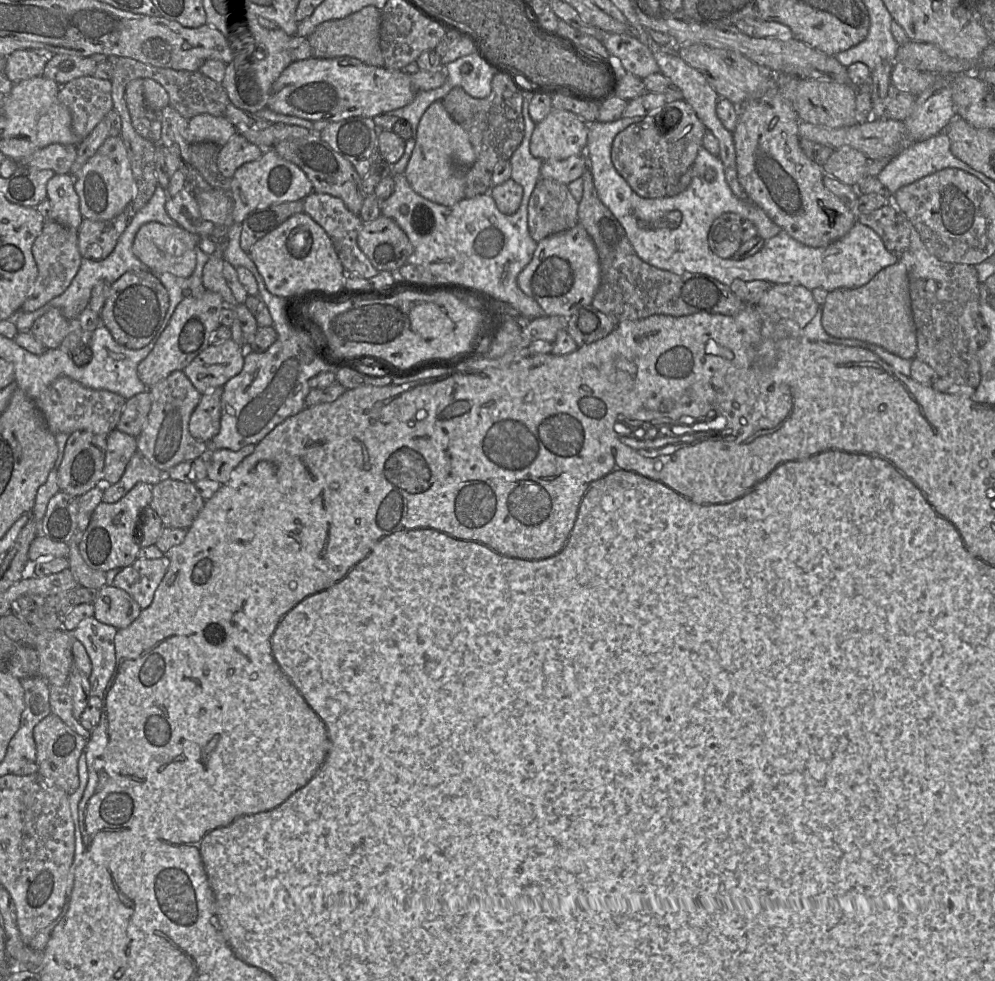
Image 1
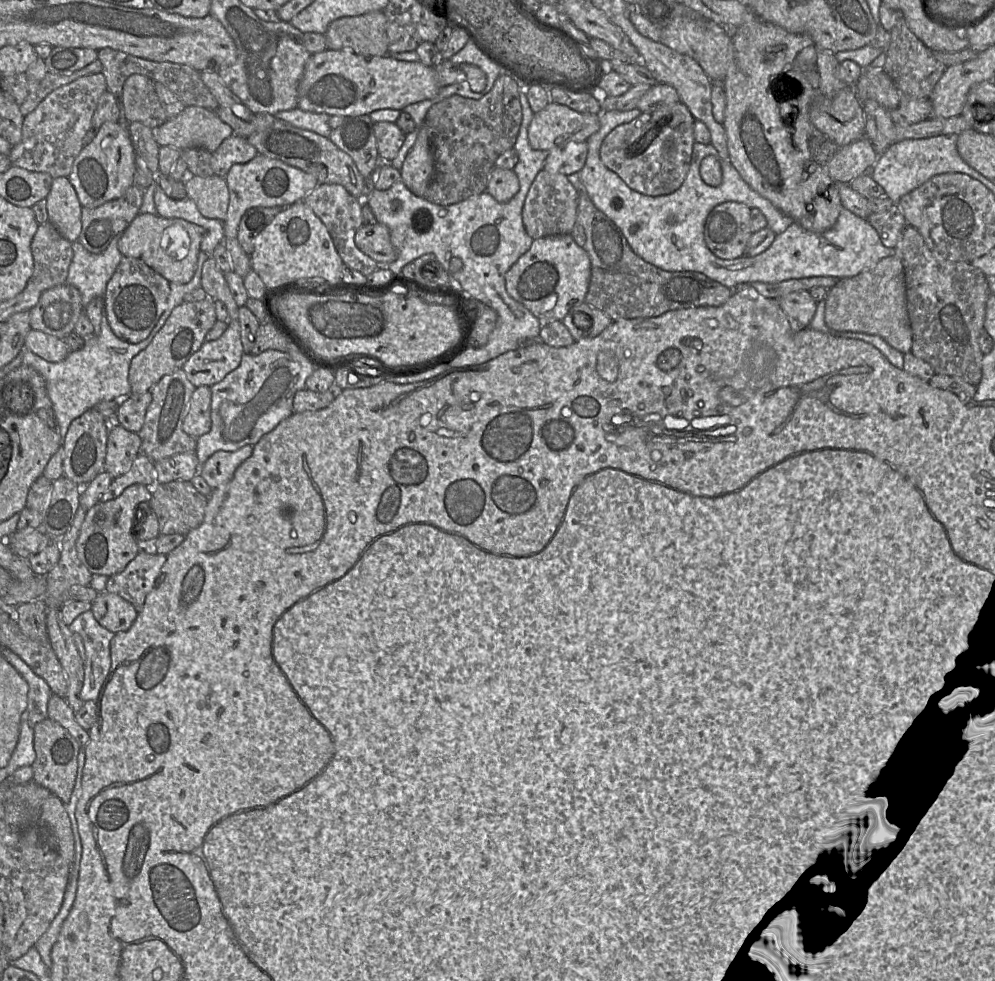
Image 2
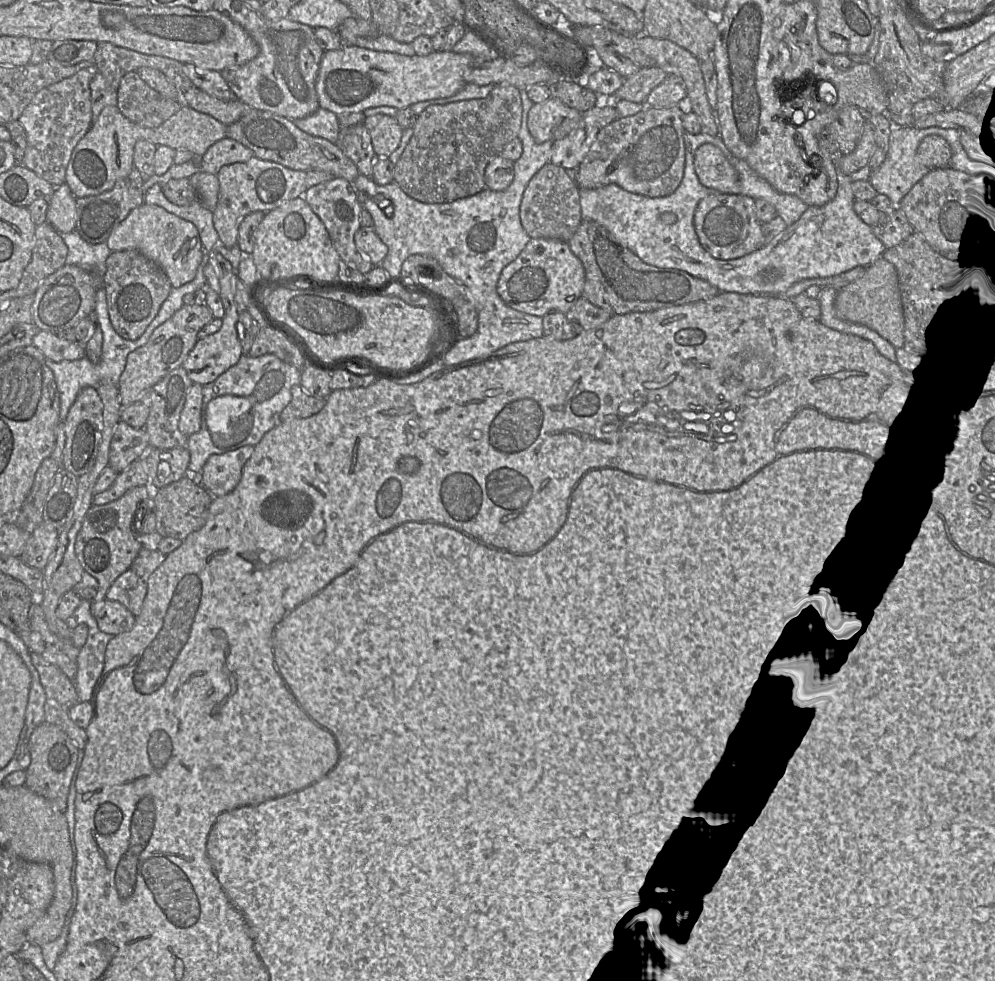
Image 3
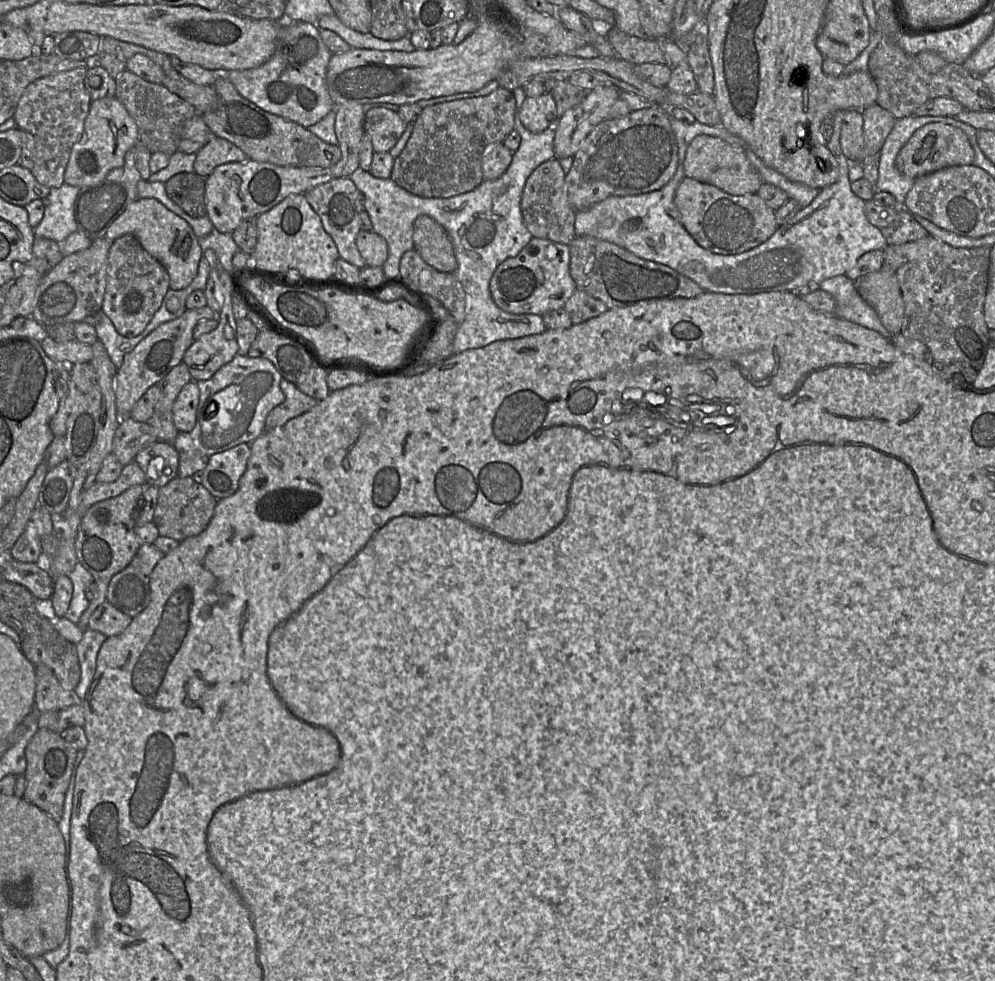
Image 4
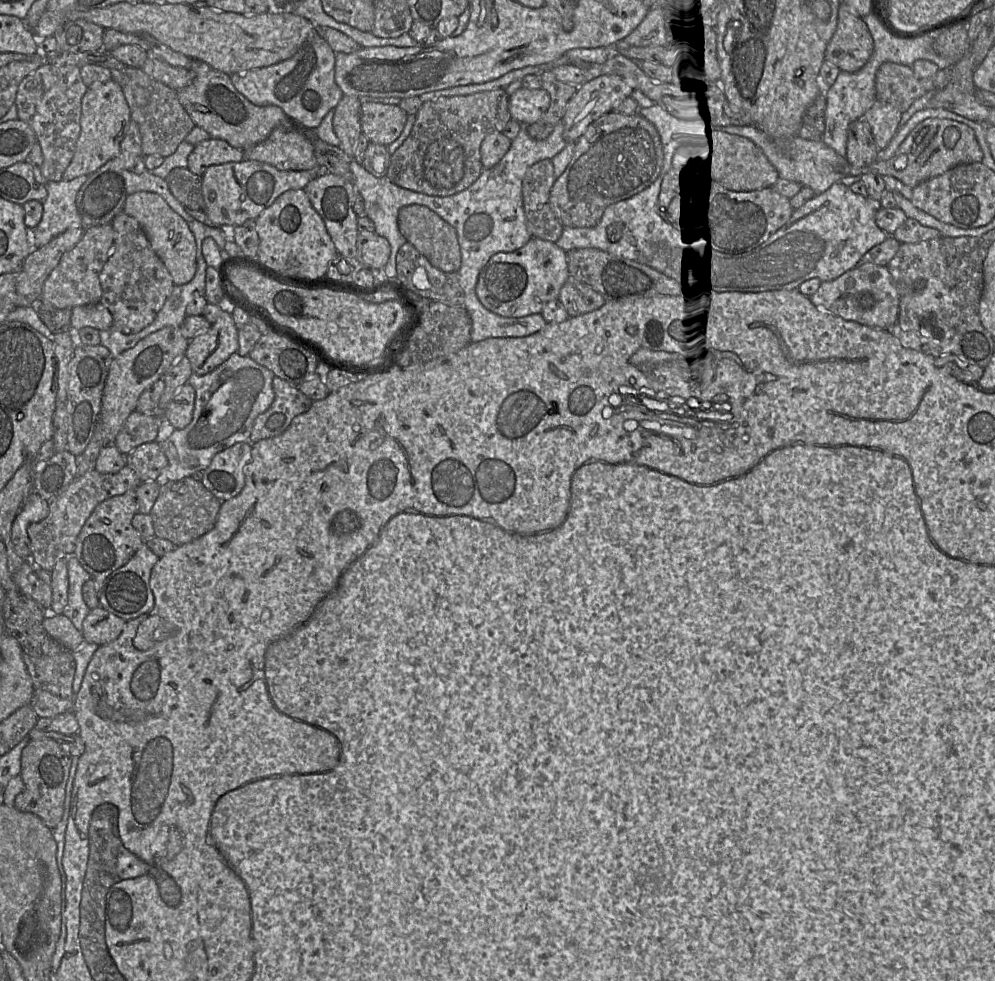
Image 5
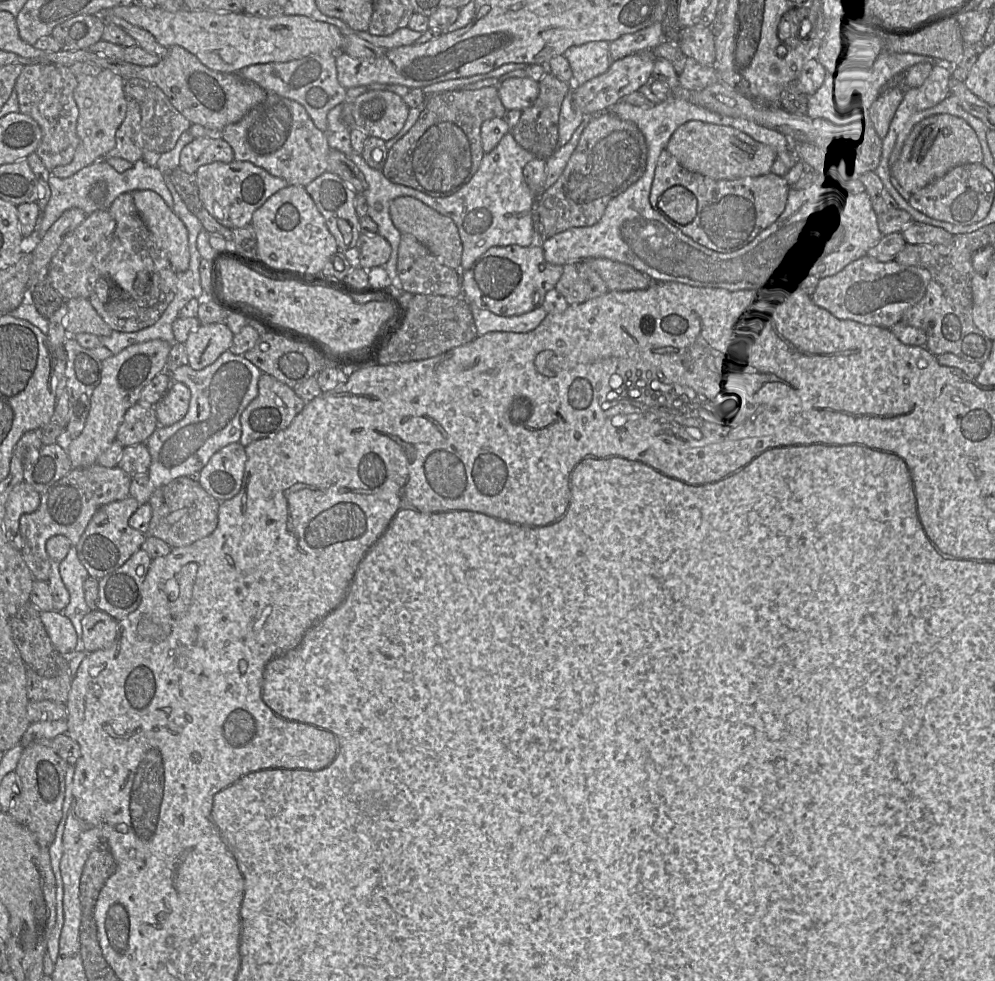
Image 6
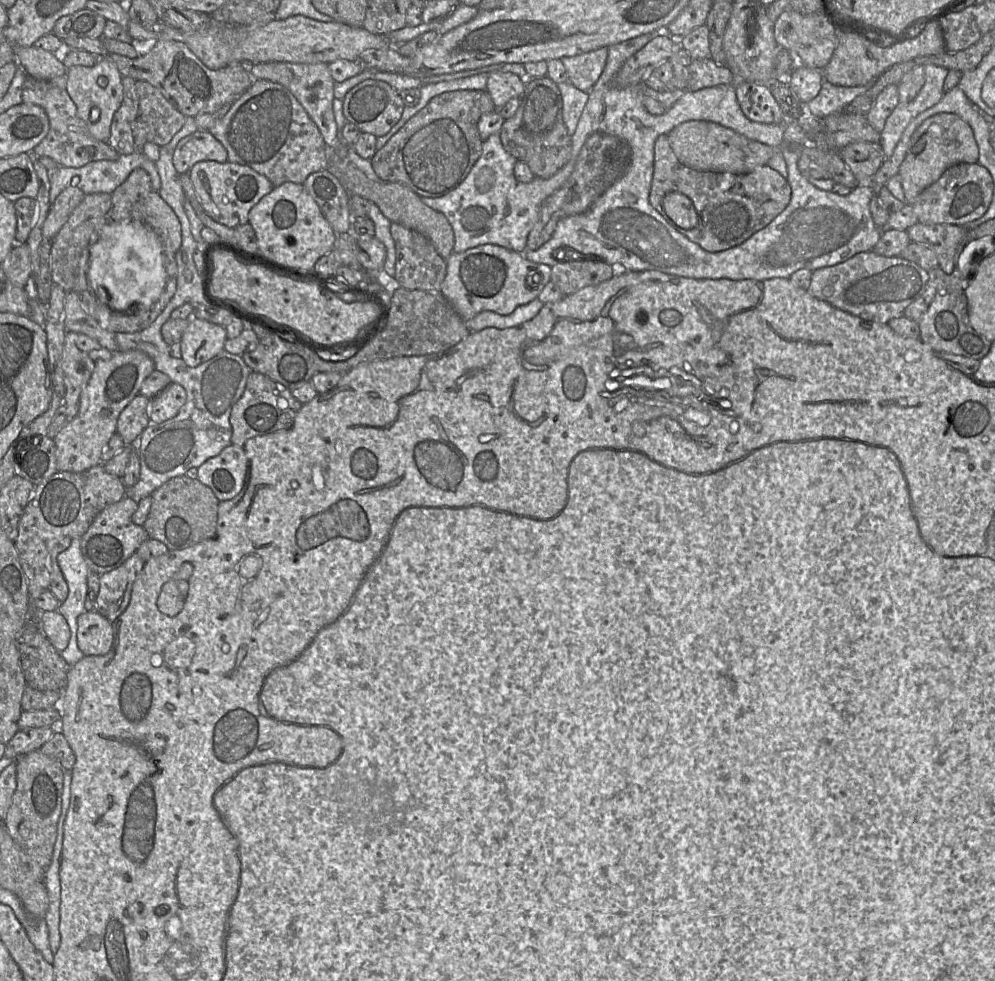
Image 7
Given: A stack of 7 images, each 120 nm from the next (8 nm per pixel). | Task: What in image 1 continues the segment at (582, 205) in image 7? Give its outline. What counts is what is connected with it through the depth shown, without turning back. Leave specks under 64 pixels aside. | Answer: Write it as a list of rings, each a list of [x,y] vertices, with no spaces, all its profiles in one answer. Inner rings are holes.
[[[670,99],[663,107],[616,135],[611,149],[612,163],[639,196],[669,196],[669,191],[694,163],[706,130],[695,110],[685,100]]]

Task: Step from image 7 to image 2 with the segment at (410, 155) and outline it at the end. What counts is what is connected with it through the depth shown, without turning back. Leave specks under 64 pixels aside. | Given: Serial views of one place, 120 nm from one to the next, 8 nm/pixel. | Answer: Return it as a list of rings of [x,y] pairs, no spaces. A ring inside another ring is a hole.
[[[505,73],[497,78],[493,88],[480,99],[452,95],[432,105],[426,114],[423,126],[428,129],[434,158],[434,176],[423,198],[447,206],[485,192],[496,160],[505,151],[514,148],[522,120],[520,87],[515,79]]]

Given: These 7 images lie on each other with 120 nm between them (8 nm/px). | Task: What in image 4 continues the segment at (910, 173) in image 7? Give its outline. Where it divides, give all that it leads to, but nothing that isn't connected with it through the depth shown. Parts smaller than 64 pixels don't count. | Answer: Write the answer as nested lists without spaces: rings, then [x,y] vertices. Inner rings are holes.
[[[928,123],[916,130],[899,151],[895,165],[912,178],[929,174],[950,166],[973,164],[974,150],[966,134],[959,128],[944,123]]]

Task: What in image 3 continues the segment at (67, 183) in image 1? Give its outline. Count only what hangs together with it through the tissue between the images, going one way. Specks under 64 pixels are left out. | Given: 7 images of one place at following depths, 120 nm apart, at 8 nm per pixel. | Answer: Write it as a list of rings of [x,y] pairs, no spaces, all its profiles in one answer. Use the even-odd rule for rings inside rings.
[[[65,182],[55,187],[54,192],[48,198],[45,222],[59,234],[75,230],[76,199]]]

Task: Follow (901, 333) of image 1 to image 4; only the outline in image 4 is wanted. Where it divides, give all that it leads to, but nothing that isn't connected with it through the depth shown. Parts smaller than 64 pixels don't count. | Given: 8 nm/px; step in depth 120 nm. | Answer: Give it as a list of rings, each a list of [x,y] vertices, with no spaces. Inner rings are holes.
[[[884,266],[854,281],[860,297],[874,309],[892,335],[901,332],[904,301],[895,274]]]

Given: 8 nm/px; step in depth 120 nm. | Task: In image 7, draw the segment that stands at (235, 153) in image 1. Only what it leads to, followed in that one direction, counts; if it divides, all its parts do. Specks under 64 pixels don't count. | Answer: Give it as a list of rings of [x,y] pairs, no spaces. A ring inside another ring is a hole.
[[[197,129],[177,144],[172,162],[178,174],[187,174],[201,161],[224,163],[228,159],[224,146],[209,131]]]

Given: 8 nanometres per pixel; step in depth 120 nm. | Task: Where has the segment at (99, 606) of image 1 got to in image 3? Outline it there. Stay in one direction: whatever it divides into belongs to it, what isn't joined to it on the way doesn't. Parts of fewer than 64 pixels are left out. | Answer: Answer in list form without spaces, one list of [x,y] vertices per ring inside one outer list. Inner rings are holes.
[[[106,598],[95,619],[101,631],[118,635],[133,628],[136,616],[122,603]]]

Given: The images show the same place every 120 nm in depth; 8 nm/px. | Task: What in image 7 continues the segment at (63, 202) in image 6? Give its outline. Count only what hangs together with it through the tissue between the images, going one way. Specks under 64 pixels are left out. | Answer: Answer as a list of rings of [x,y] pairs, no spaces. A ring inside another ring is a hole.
[[[136,150],[135,152],[127,155],[120,155],[115,161],[100,160],[89,162],[82,167],[58,166],[56,169],[47,170],[50,182],[50,206],[56,197],[70,185],[79,187],[85,195],[94,193],[112,194],[113,191],[128,178],[130,173],[137,168],[141,168],[147,172],[151,180],[152,190],[154,192],[158,192],[161,188],[161,180],[156,164],[148,159],[141,150]]]

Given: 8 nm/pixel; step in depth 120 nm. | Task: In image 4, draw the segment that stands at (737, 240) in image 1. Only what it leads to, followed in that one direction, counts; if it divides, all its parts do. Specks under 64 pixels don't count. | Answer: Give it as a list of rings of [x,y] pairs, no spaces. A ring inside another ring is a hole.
[[[685,177],[678,185],[674,196],[675,208],[669,215],[681,222],[698,245],[719,255],[734,255],[750,250],[765,242],[778,228],[775,212],[757,194],[731,195],[716,186]]]

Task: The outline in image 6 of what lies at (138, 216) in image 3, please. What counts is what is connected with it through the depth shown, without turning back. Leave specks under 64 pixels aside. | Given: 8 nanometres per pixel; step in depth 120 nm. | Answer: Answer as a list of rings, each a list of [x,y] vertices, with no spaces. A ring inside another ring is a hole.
[[[152,190],[132,193],[136,209],[176,273],[189,267],[188,231],[164,199]]]

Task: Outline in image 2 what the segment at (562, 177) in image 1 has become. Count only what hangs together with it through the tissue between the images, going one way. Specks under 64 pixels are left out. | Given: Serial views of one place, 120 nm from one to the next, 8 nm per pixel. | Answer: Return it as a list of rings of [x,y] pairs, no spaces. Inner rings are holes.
[[[586,141],[569,143],[563,149],[549,151],[544,169],[551,173],[568,176],[582,170],[587,156],[588,144]]]

